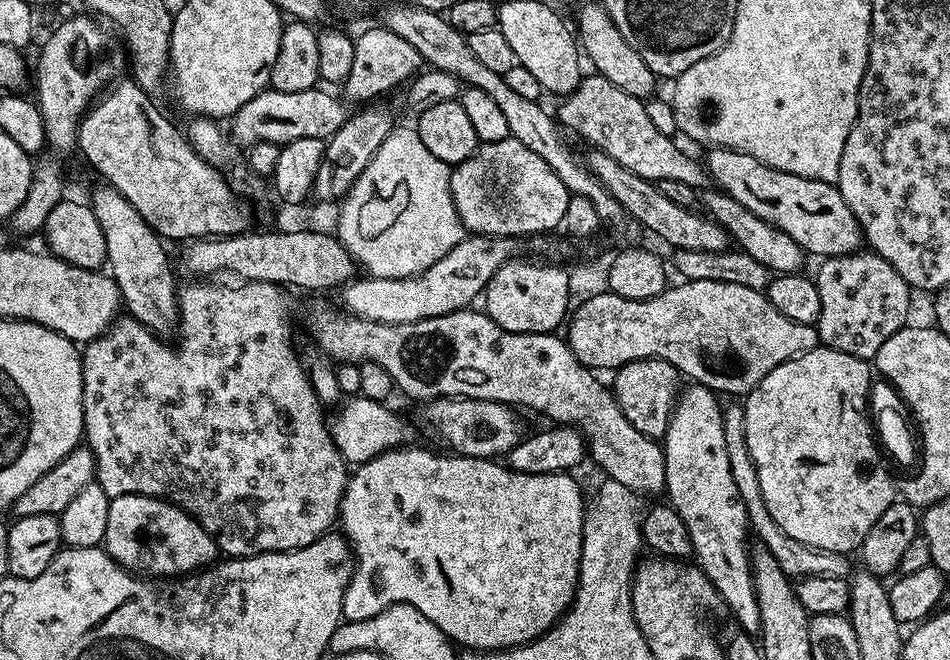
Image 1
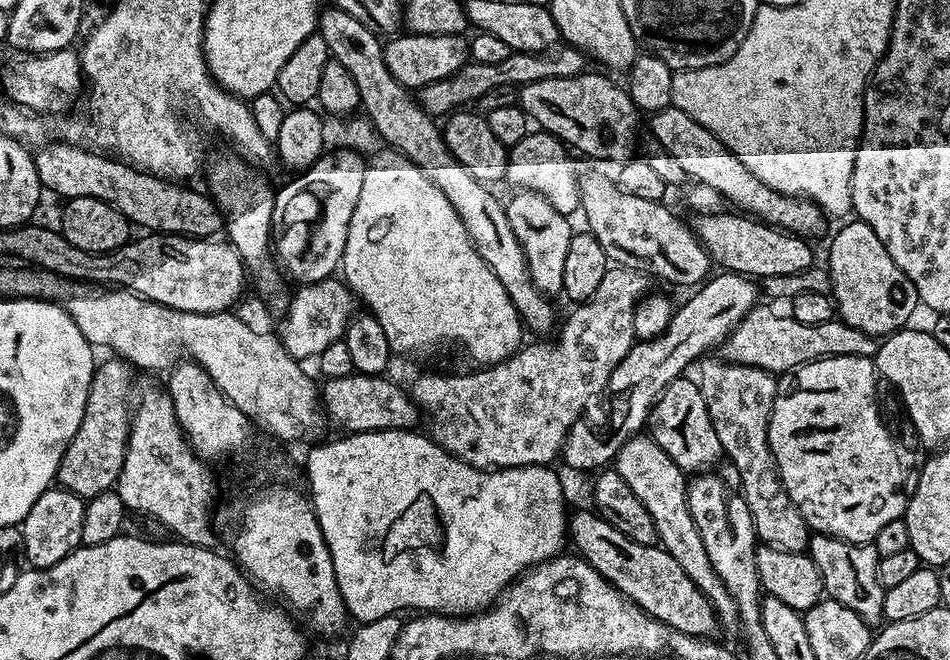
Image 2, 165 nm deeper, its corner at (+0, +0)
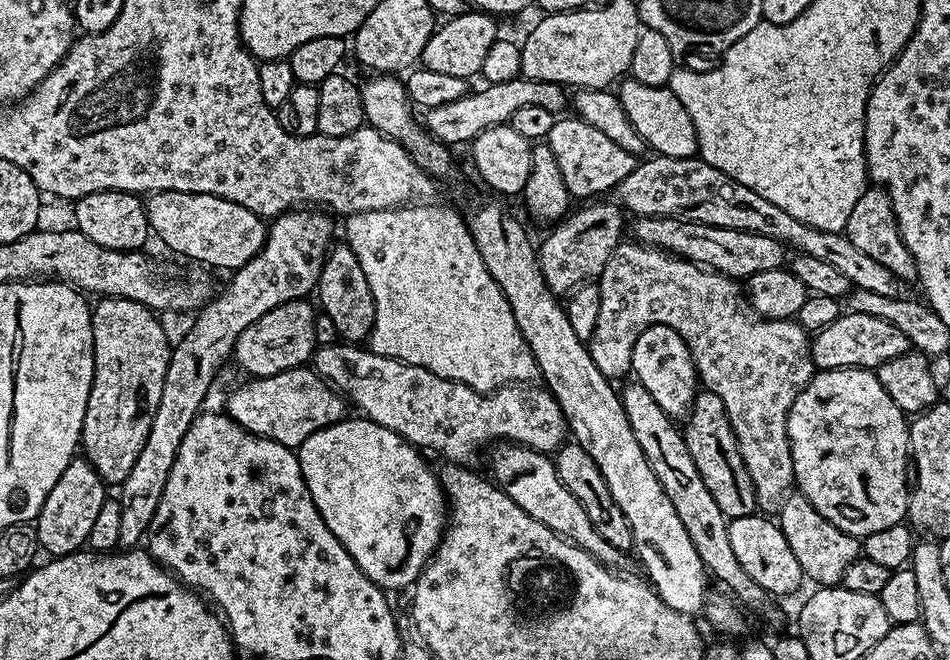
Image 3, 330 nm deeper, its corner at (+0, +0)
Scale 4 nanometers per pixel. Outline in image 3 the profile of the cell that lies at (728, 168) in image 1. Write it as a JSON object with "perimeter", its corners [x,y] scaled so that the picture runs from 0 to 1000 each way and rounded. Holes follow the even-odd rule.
{"perimeter":[[[664,118],[652,123],[651,144],[655,155],[655,167],[659,167],[659,179],[672,197],[679,220],[692,236],[705,239],[726,239],[737,229],[735,209],[731,197],[731,185],[726,185],[726,173],[722,173],[722,161],[714,155],[707,135],[700,130],[676,130],[676,124]]]}

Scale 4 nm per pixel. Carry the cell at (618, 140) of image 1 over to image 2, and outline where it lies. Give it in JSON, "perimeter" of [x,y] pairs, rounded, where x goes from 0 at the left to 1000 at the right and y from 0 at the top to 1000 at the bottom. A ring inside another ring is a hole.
{"perimeter":[[[632,112],[582,115],[551,129],[545,155],[557,180],[572,198],[593,212],[621,239],[655,248],[666,238],[669,218],[669,165],[660,138]]]}

